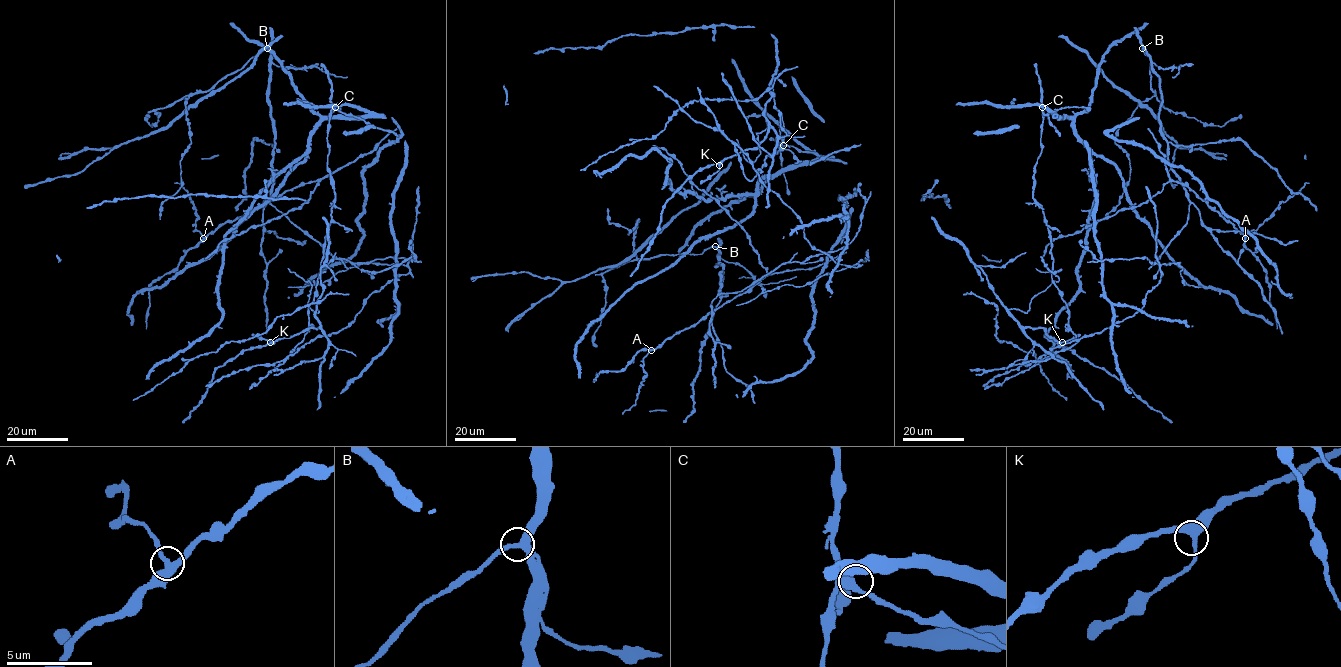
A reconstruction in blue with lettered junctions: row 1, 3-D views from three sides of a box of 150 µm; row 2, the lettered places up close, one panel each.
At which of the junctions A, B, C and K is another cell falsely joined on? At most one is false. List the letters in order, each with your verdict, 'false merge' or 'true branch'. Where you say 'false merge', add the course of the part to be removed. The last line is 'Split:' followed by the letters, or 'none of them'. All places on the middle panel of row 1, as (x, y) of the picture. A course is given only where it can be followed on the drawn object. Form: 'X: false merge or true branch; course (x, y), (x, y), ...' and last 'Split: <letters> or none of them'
A: false merge; course (651, 350), (643, 359), (646, 374), (637, 398), (622, 414)
B: true branch
C: true branch
K: true branch
Split: A

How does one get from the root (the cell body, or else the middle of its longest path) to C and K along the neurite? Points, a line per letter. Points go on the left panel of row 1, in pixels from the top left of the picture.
C: (313, 298), (335, 198), (327, 166), (327, 125), (329, 112), (335, 107)
K: (313, 298), (316, 283), (312, 284), (308, 304), (319, 311), (316, 308), (316, 318), (319, 327), (270, 342)

